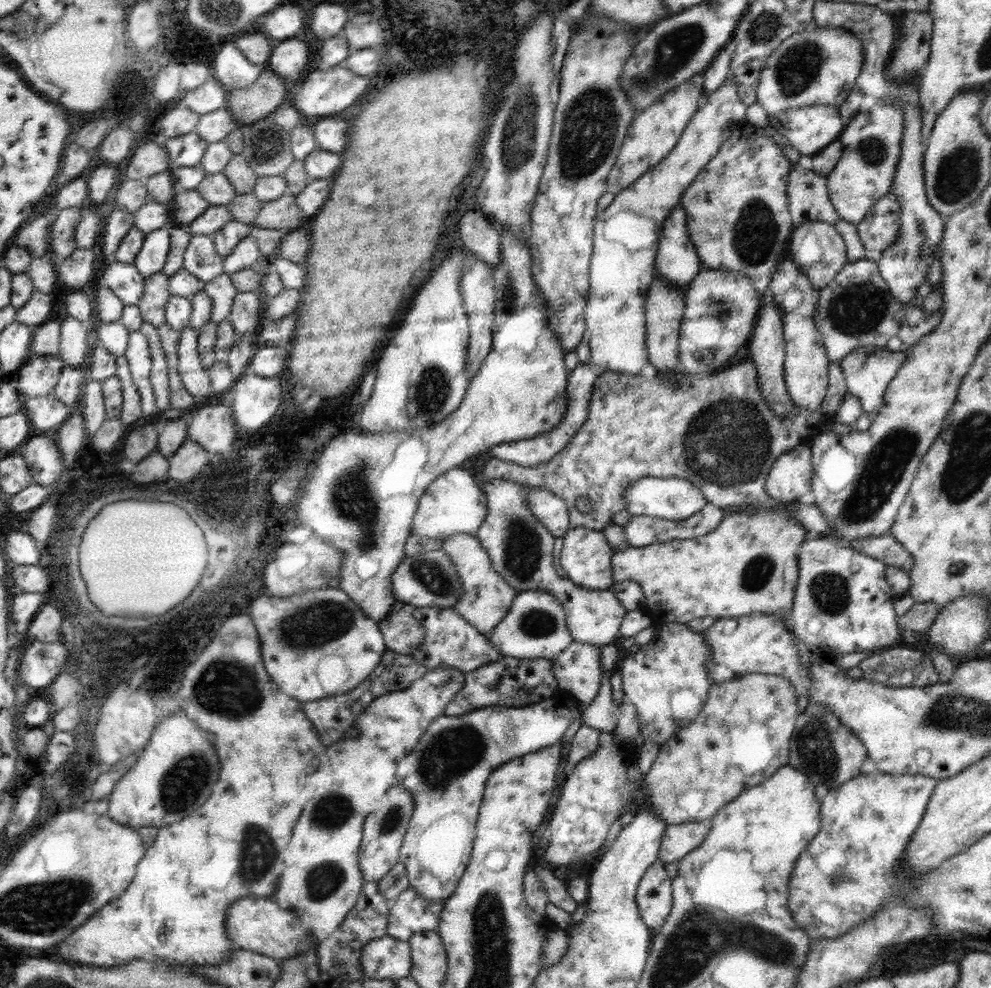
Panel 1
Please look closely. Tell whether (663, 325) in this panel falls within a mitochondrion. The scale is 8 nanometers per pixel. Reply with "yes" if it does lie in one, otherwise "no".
no

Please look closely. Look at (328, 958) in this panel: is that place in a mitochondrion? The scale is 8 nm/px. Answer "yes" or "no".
no

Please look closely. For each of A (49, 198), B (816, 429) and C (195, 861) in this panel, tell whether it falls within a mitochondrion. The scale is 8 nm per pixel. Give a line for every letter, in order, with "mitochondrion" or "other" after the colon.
A: other
B: other
C: other

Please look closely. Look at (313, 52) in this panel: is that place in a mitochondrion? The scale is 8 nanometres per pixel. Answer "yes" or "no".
no

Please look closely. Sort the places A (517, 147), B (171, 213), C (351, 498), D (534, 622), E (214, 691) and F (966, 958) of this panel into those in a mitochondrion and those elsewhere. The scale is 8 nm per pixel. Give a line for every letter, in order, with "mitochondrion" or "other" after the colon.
A: mitochondrion
B: other
C: mitochondrion
D: mitochondrion
E: mitochondrion
F: other

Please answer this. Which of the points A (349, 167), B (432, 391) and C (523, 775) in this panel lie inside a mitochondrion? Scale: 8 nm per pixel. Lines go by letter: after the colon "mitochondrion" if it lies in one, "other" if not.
A: other
B: mitochondrion
C: other

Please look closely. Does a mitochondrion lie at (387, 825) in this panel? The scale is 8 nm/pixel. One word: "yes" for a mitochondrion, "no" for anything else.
yes

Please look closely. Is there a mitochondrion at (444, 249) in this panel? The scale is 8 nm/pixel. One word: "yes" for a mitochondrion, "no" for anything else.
no

